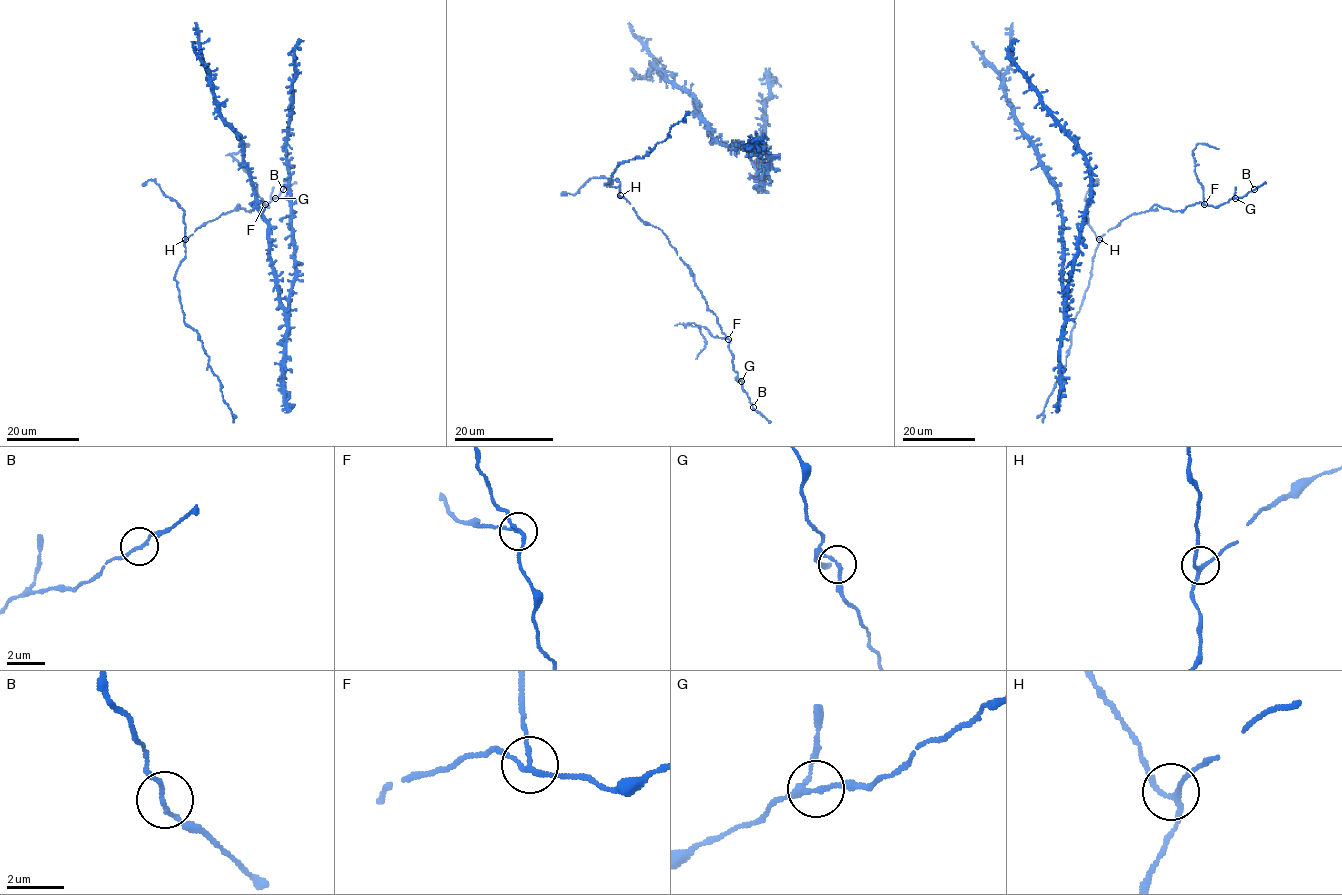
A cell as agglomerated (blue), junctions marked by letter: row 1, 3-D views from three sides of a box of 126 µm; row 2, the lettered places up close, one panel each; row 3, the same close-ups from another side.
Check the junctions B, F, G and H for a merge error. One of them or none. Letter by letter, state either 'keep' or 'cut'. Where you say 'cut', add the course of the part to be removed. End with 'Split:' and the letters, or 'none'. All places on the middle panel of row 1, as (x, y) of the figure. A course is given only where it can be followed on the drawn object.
B: keep
F: cut | (728, 339), (714, 337), (703, 326), (683, 323), (696, 324), (705, 340), (705, 346), (696, 359)
G: keep
H: keep
Split: F

